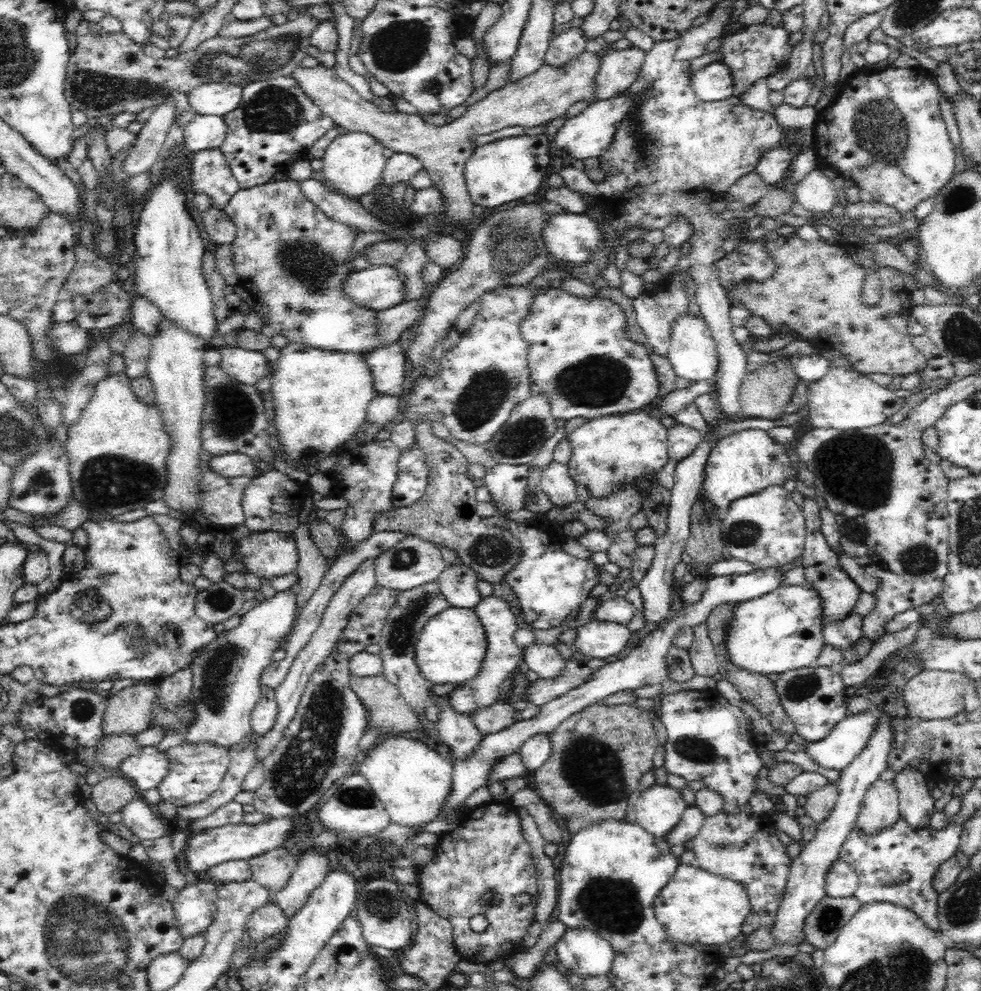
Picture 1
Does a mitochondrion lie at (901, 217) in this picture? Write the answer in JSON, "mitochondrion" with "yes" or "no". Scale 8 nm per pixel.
{"mitochondrion":"no"}

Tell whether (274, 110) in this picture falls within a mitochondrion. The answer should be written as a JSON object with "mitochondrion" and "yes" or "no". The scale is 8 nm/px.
{"mitochondrion":"yes"}

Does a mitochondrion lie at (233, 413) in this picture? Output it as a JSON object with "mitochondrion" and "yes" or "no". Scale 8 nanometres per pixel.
{"mitochondrion":"yes"}

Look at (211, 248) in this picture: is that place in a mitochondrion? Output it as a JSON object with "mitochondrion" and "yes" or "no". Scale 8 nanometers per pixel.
{"mitochondrion":"no"}

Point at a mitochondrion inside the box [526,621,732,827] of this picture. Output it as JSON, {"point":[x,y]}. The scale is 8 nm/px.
{"point":[593,767]}

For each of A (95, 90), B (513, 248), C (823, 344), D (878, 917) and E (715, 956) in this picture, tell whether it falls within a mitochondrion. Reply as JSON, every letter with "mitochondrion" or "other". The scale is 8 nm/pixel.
{"A":"mitochondrion","B":"mitochondrion","C":"other","D":"other","E":"other"}

